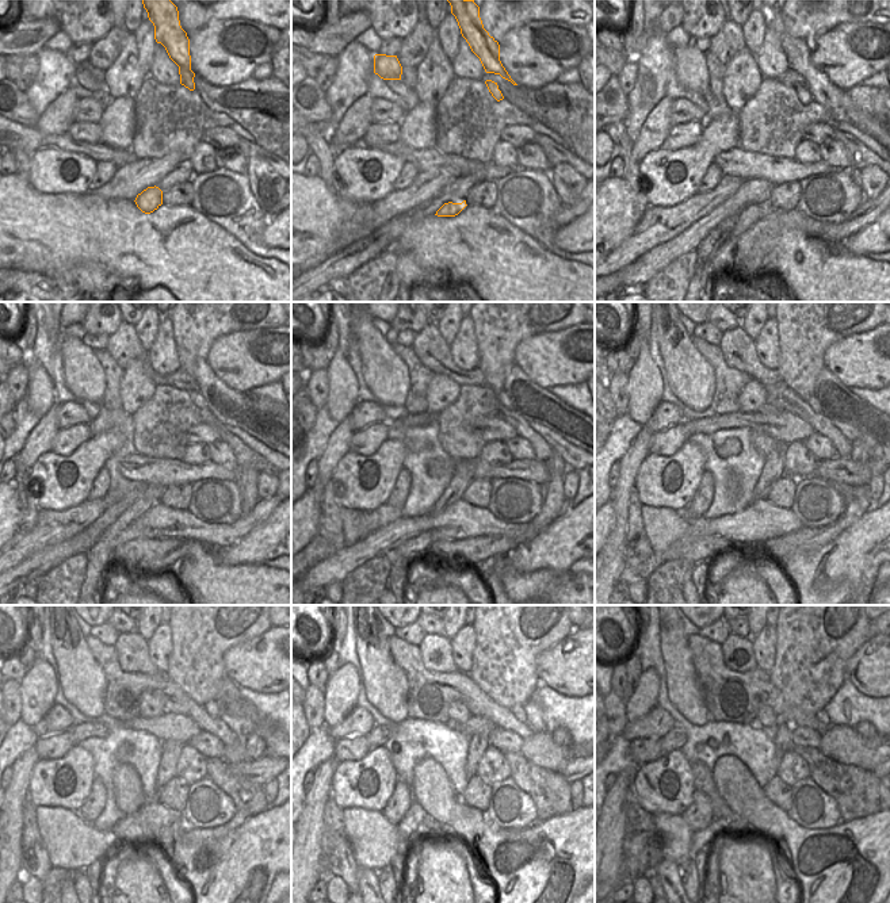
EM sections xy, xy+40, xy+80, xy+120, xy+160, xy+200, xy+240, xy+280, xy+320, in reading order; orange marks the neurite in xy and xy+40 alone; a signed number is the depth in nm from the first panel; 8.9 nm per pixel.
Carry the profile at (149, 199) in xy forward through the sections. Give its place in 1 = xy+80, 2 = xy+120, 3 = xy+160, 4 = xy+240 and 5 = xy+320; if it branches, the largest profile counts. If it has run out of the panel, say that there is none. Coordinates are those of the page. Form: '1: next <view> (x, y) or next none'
1: next xy+80 (732, 228)
2: next xy+120 (136, 530)
3: next xy+160 (416, 546)
4: next xy+240 (72, 844)
5: next xy+320 (675, 834)

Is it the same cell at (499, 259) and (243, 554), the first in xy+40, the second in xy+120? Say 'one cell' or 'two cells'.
two cells

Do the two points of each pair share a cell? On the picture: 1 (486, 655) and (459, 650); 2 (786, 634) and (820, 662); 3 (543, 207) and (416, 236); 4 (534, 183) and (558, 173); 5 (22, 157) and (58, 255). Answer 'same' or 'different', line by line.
1: different
2: same
3: different
4: different
5: different

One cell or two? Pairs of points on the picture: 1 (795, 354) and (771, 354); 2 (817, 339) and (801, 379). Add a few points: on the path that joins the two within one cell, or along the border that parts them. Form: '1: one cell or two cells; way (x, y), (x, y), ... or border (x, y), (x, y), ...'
1: two cells; border (775, 322), (779, 341), (776, 368)
2: one cell; way (808, 348), (801, 355), (801, 370)

